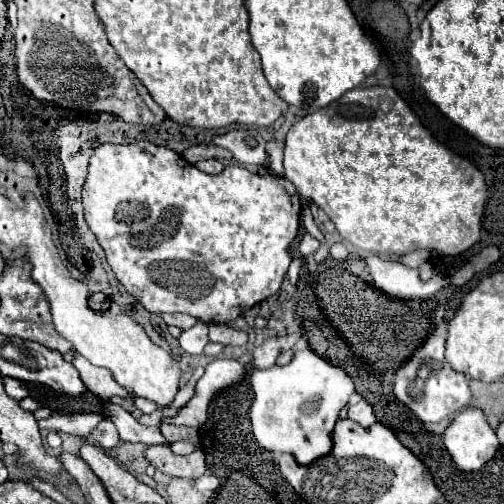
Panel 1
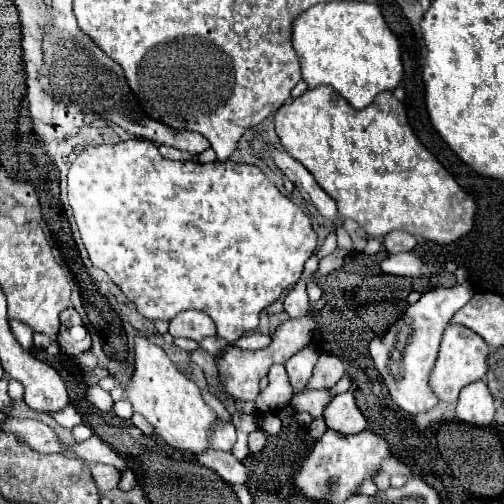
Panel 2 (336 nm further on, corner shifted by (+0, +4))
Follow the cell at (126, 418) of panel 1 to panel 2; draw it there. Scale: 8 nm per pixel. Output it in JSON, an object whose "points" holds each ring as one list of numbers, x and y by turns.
{"points":[[211,449,203,455,199,455,197,459,201,465,213,469,229,485,245,485,249,479,249,469,241,461,237,461,233,453]]}

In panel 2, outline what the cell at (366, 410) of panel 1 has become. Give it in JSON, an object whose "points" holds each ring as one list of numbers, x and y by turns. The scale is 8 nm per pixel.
{"points":[[339,393,331,397,331,401,323,411,323,419,329,429,339,431,343,435,353,435,367,427,363,413,355,405,353,393]]}

